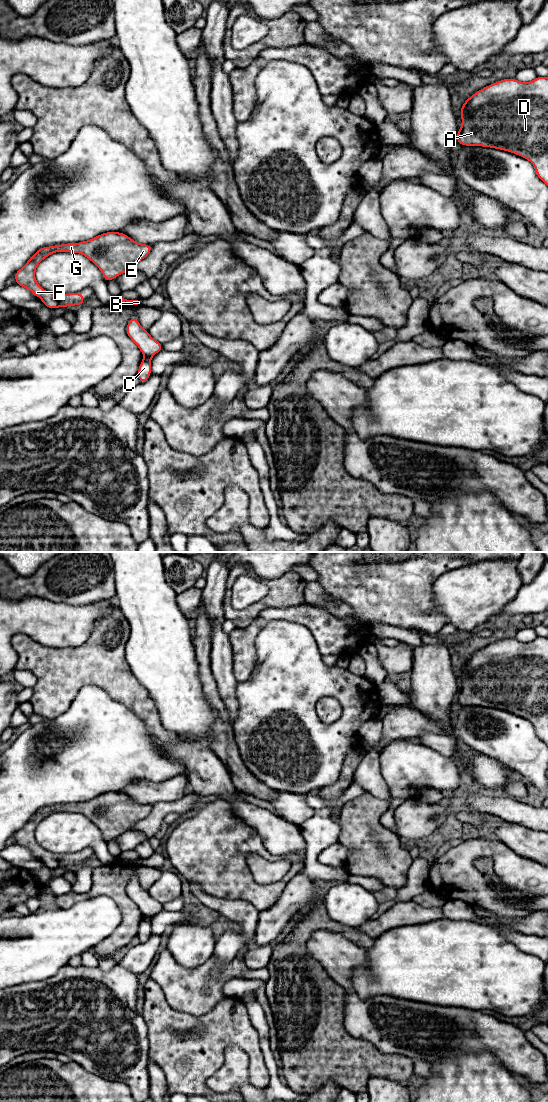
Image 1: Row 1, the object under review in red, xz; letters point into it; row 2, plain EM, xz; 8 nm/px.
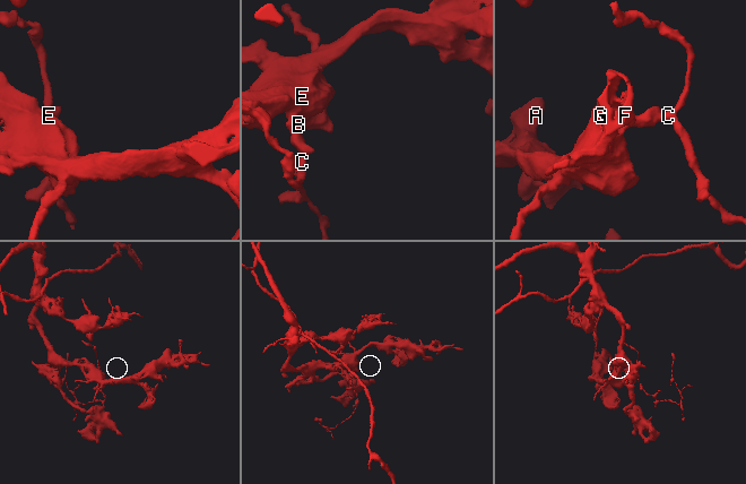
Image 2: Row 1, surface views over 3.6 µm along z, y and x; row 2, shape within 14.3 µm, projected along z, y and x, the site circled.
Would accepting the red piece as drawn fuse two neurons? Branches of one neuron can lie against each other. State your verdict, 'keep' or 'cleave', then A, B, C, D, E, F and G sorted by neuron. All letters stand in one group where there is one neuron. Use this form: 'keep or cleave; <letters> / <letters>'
cleave; A B D E F G / C

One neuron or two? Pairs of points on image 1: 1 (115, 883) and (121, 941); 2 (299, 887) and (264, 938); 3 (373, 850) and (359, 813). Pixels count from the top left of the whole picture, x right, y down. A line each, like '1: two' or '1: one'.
1: one
2: one
3: one

